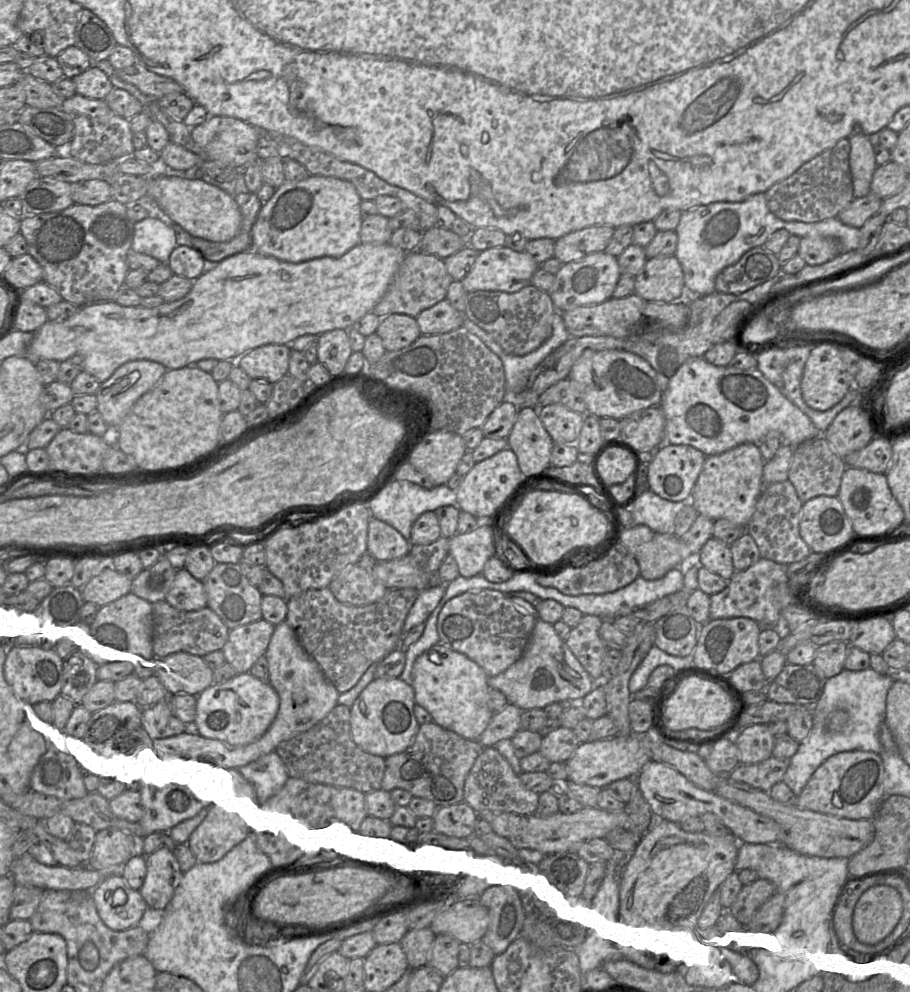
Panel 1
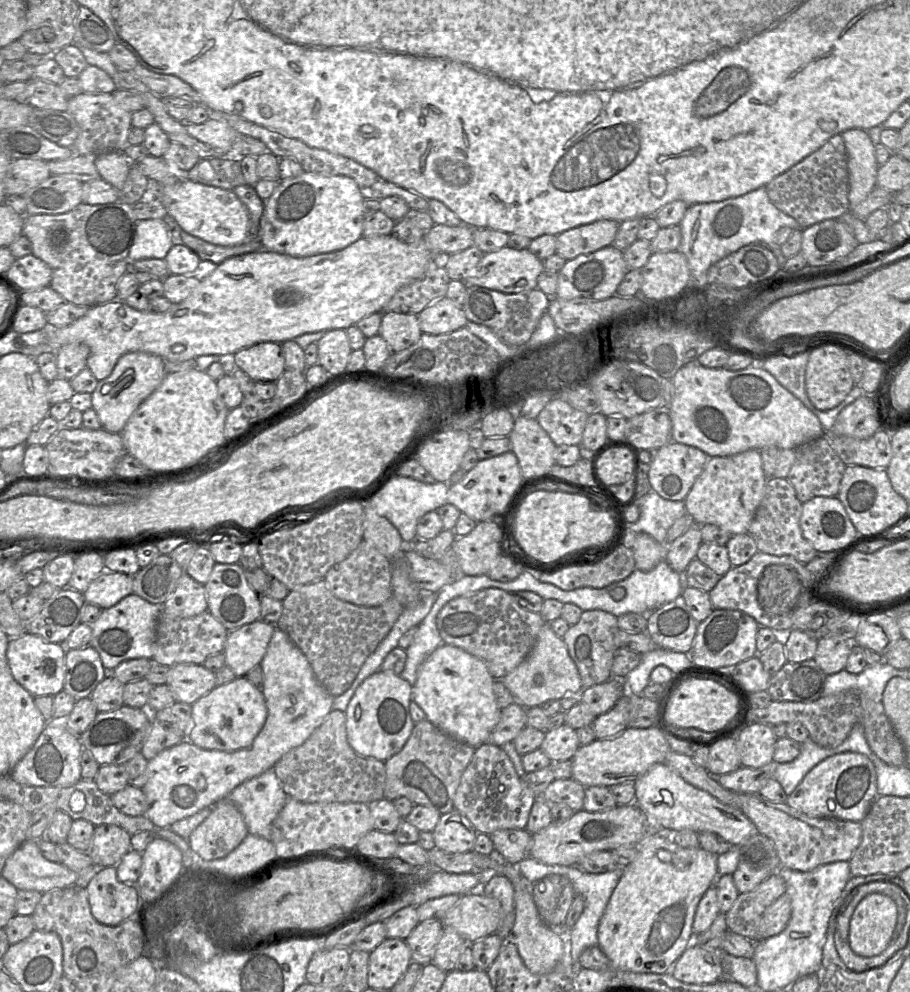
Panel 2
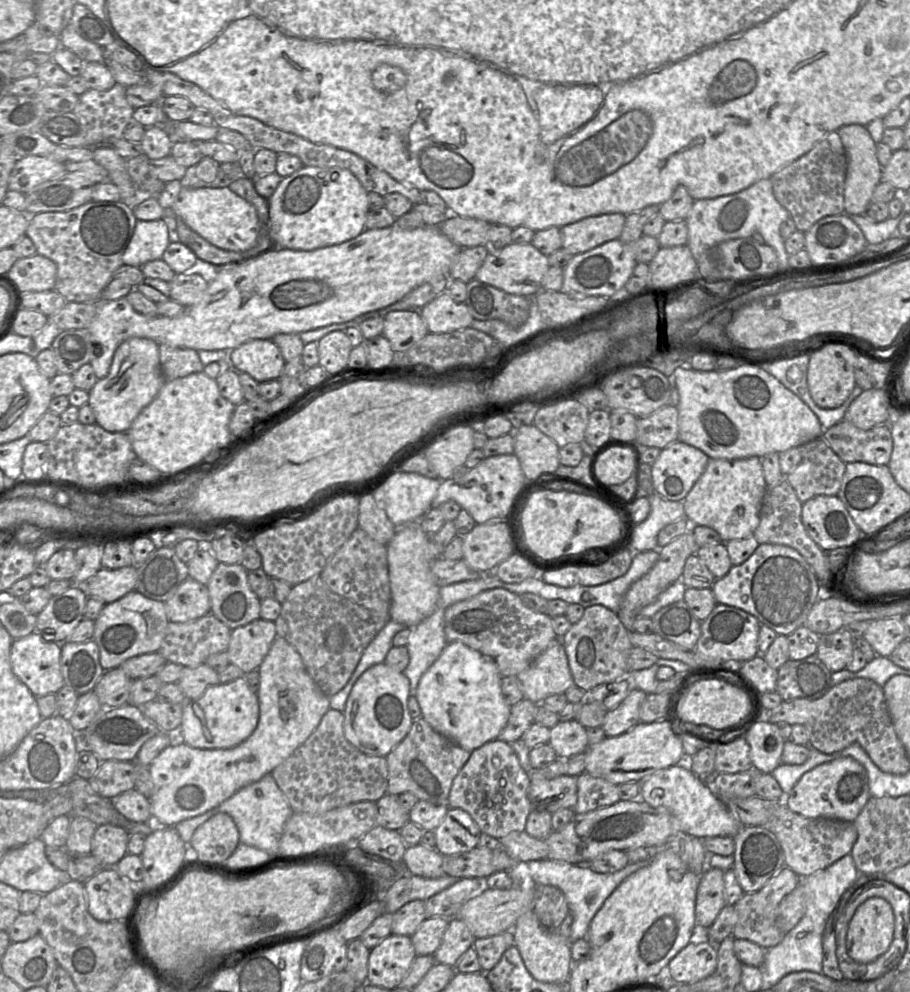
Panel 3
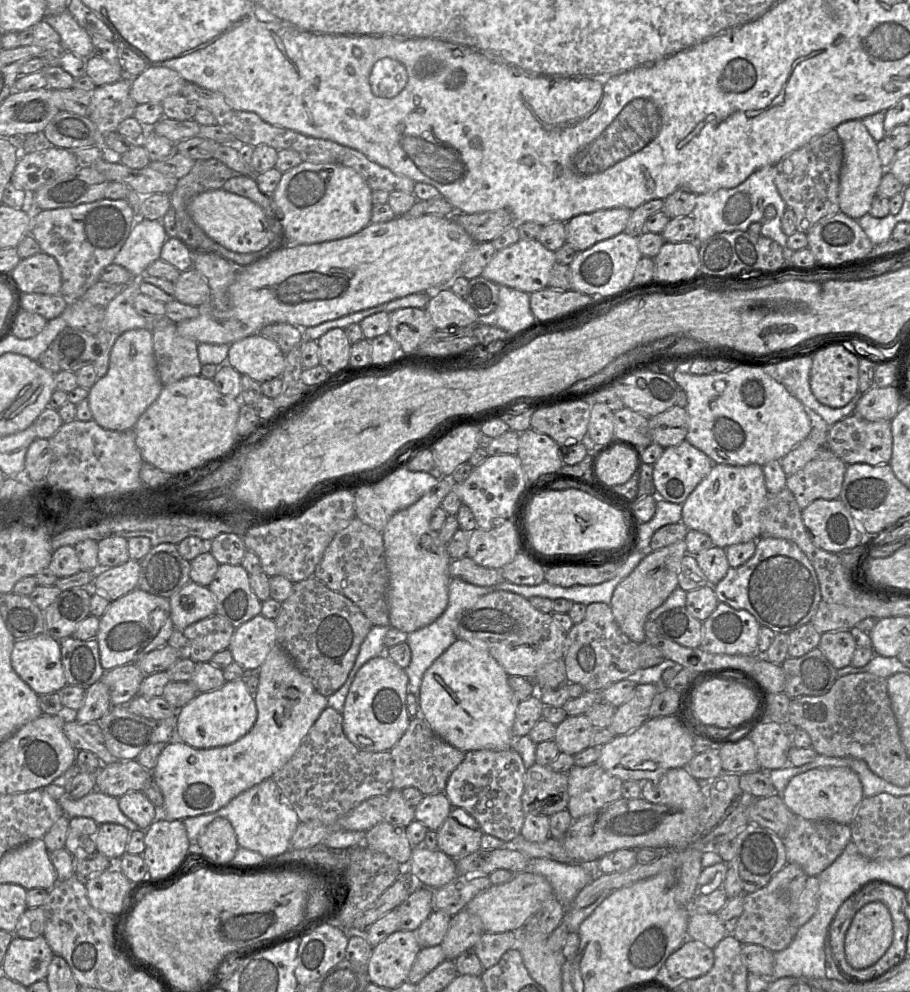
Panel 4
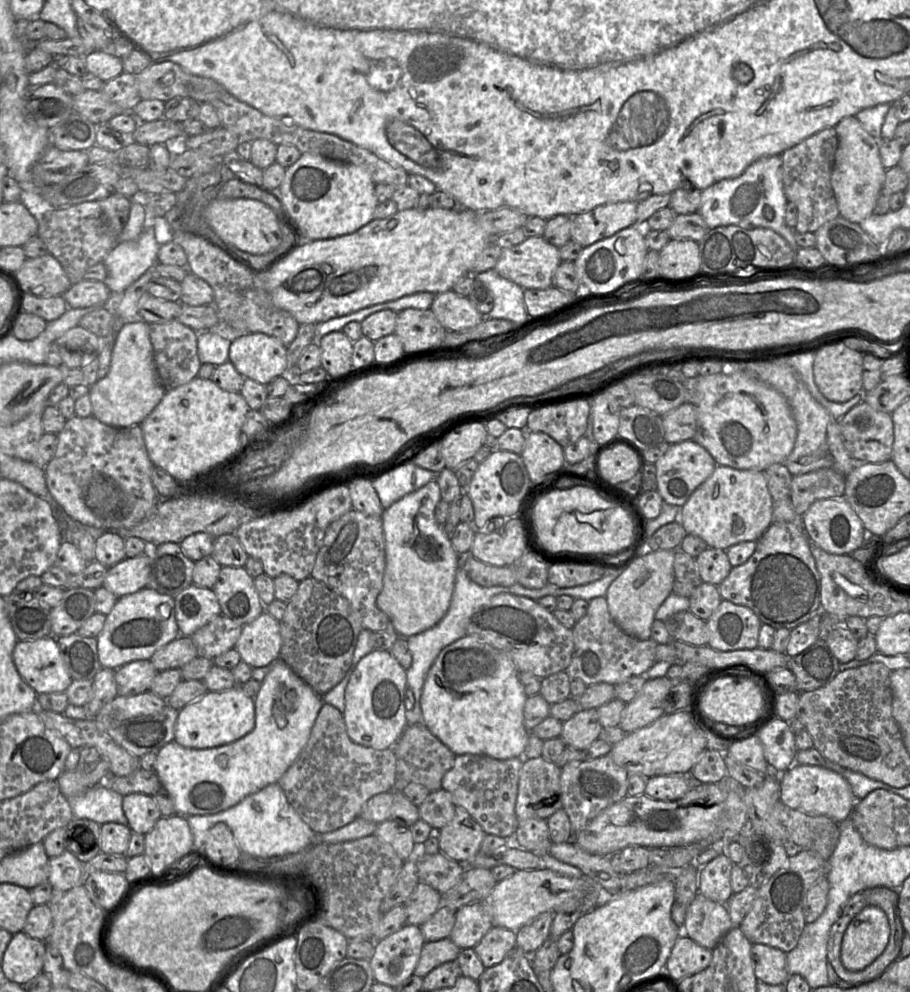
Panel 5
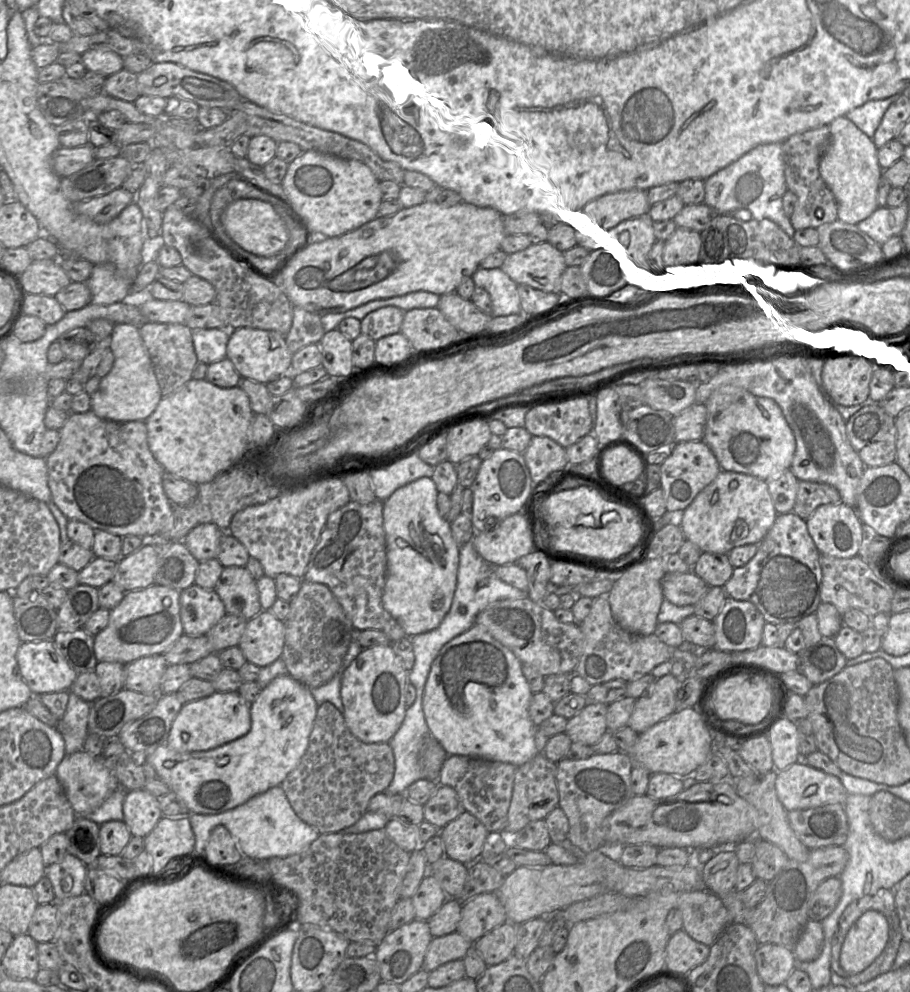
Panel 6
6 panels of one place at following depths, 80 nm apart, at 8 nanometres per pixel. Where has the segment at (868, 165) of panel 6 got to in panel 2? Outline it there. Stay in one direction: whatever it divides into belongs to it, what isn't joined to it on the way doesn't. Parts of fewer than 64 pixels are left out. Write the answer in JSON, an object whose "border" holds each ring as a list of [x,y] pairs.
{"border":[[[853,128],[840,135],[844,140],[847,152],[848,200],[851,210],[865,200],[877,186],[879,165],[876,160],[875,145],[867,131]]]}

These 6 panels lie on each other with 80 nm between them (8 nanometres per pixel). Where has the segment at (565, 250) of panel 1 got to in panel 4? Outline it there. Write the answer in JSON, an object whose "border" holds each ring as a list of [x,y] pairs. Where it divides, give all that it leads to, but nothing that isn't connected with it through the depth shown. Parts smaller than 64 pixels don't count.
{"border":[[[615,207],[583,213],[565,222],[566,242],[581,252],[626,229],[631,209]]]}

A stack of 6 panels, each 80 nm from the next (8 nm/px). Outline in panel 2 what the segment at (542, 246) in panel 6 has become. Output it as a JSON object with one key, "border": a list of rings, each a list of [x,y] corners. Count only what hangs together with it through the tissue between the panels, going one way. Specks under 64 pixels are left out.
{"border":[[[505,246],[499,250],[484,254],[477,266],[470,271],[470,275],[464,283],[466,288],[481,286],[507,294],[515,294],[536,289],[538,277],[543,270],[543,261],[528,248],[514,249]]]}

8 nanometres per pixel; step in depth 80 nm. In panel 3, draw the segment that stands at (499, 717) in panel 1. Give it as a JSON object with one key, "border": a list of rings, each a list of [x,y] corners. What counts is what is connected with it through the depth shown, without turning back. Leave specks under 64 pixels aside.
{"border":[[[527,699],[512,705],[507,724],[497,739],[507,743],[521,739],[524,732],[534,723],[538,705]]]}

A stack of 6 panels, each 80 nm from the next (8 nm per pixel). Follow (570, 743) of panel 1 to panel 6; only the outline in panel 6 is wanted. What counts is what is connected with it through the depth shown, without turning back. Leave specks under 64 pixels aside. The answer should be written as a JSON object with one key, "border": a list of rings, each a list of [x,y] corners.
{"border":[[[588,704],[568,720],[565,733],[573,743],[594,746],[608,731],[606,715],[609,704]]]}

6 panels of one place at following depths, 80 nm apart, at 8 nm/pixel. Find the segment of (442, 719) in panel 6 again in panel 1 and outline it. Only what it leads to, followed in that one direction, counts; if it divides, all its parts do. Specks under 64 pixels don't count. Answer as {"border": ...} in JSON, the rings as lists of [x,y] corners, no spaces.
{"border":[[[438,643],[421,654],[412,669],[415,704],[429,713],[432,723],[468,742],[479,742],[493,713],[488,707],[488,675],[473,660]]]}

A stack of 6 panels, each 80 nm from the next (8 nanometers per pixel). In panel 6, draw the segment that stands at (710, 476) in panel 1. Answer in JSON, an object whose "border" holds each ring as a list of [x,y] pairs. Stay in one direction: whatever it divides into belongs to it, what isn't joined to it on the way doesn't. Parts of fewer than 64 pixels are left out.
{"border":[[[721,470],[683,511],[681,530],[702,552],[728,554],[733,548],[759,544],[775,519],[767,481],[744,473]]]}

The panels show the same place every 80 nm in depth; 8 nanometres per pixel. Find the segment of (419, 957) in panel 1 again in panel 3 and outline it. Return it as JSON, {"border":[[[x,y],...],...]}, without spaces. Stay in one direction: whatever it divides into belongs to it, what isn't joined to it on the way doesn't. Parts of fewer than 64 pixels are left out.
{"border":[[[441,916],[426,918],[411,936],[417,955],[434,955],[441,944],[450,919]]]}

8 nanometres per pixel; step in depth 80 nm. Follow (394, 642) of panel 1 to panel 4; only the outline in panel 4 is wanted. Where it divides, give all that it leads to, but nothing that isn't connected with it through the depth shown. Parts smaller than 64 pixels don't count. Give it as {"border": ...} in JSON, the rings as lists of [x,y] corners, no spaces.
{"border":[[[313,576],[294,583],[291,594],[282,602],[280,614],[273,621],[277,628],[277,644],[325,697],[345,683],[361,644],[373,627],[350,599],[330,590]]]}

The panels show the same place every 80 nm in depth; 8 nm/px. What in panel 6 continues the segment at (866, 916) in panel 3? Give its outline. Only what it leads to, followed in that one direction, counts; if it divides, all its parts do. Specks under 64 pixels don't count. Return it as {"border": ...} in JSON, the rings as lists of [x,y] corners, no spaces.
{"border":[[[869,910],[850,927],[840,951],[840,965],[849,975],[865,970],[885,949],[889,939],[887,918]]]}

